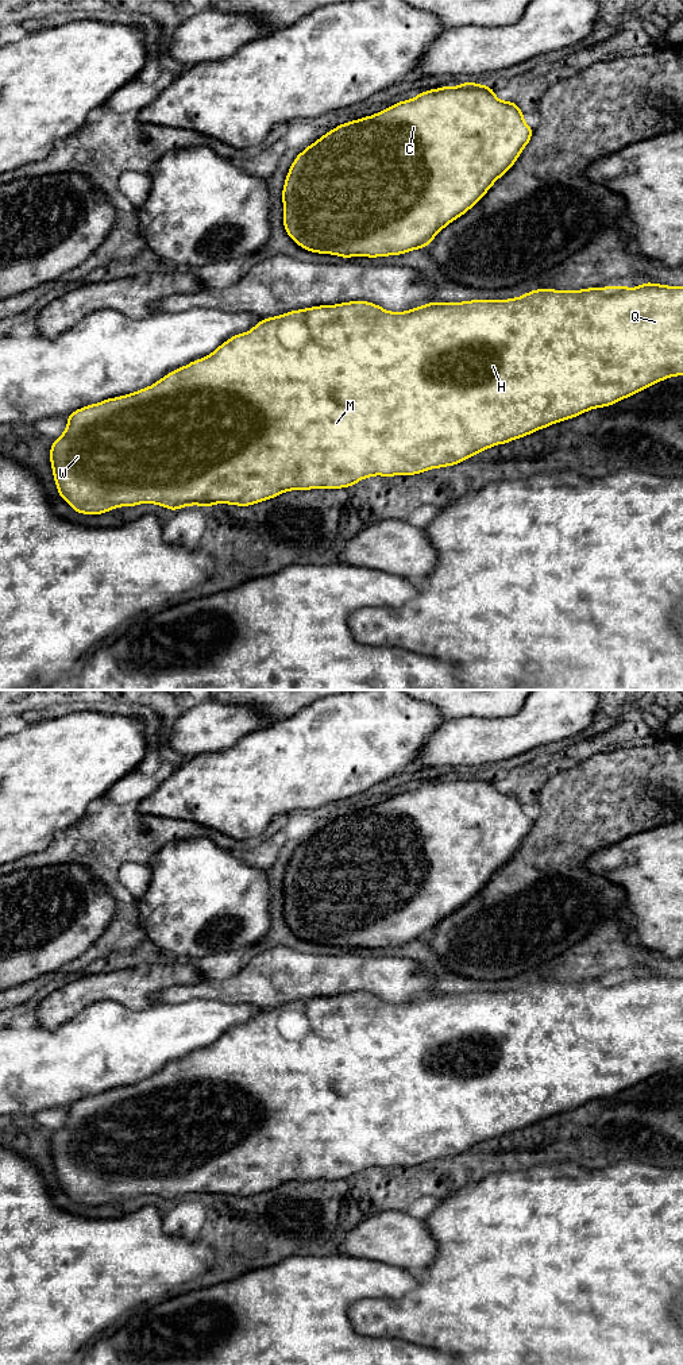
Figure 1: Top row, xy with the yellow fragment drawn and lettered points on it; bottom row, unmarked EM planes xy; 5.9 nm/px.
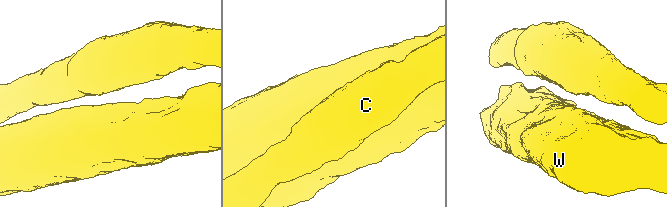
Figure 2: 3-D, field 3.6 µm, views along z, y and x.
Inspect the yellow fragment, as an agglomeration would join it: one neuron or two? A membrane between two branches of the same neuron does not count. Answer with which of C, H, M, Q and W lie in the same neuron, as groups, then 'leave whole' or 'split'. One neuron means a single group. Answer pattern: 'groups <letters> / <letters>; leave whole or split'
groups C H M Q W; leave whole

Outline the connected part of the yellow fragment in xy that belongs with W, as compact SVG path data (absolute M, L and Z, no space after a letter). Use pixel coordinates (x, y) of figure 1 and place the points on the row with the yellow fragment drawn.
M645 282L633 289L624 285L606 288L589 288L582 290L555 290L555 289L536 289L525 293L517 298L509 300L471 300L463 302L429 302L405 312L389 312L382 306L368 301L350 301L336 305L320 305L306 309L292 311L275 317L262 319L254 328L246 333L238 333L229 338L225 343L219 346L212 354L204 359L190 362L178 370L170 371L150 387L140 389L135 393L128 393L123 397L107 398L99 404L90 404L74 410L67 416L67 425L65 432L53 440L50 448L50 462L54 474L54 481L58 487L58 494L65 500L74 512L84 514L101 514L120 506L135 506L139 504L157 504L170 510L177 510L184 506L198 505L211 508L215 504L229 504L238 506L254 505L270 498L274 498L289 490L309 490L309 489L340 489L351 487L356 482L374 477L393 477L393 475L416 475L431 469L447 467L458 464L478 452L482 452L497 444L505 444L514 439L530 435L541 428L547 428L555 423L560 423L576 417L587 410L610 406L616 402L630 397L640 390L655 385L670 377L683 375L683 286L667 286L652 282Z

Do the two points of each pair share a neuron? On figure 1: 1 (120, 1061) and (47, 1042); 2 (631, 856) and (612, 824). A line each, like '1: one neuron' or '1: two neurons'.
1: one neuron
2: two neurons

